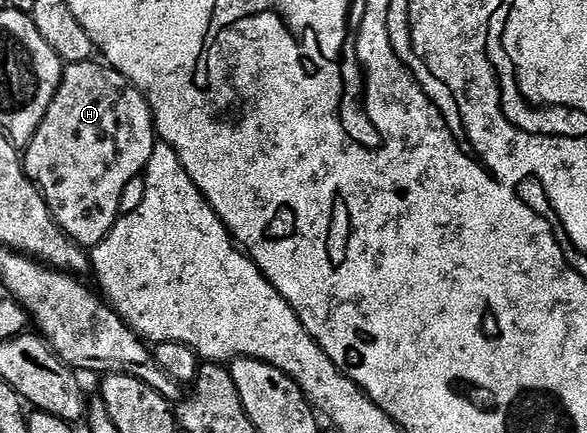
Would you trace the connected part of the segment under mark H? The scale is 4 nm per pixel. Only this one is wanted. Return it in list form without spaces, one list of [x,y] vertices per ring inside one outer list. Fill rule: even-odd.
[[[94,61],[71,62],[63,69],[56,96],[52,104],[48,104],[48,112],[40,128],[36,128],[36,136],[32,136],[30,145],[24,150],[27,176],[38,187],[59,228],[83,248],[100,244],[118,223],[120,196],[124,196],[128,180],[145,171],[156,141],[154,113],[146,103],[146,97],[119,70]]]

